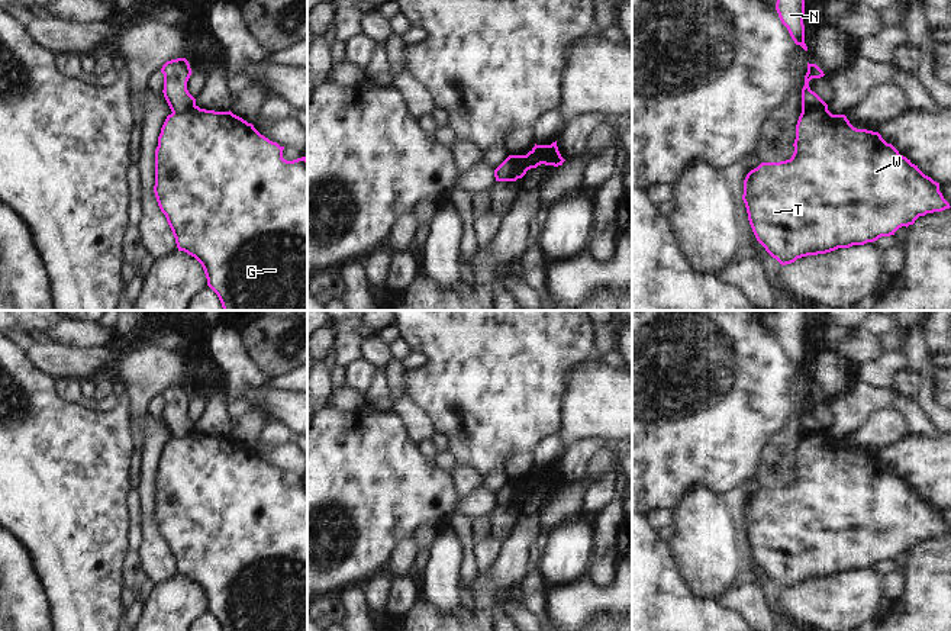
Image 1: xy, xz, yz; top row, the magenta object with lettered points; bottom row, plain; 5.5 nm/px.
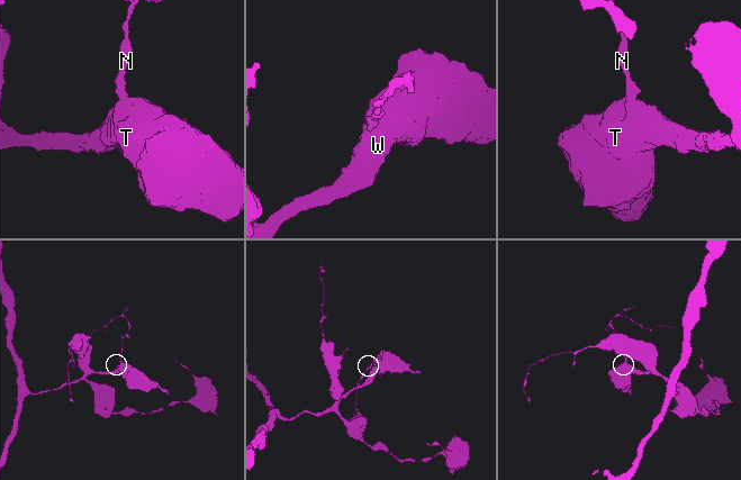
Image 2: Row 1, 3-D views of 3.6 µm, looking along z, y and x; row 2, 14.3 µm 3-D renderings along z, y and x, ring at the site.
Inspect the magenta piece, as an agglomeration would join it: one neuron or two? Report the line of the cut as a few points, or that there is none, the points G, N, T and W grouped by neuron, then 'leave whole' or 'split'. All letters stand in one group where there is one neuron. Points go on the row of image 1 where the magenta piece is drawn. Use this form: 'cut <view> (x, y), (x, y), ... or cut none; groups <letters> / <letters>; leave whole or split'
cut xz (509, 155), (513, 158), (511, 171), (513, 180); groups G T W / N; split

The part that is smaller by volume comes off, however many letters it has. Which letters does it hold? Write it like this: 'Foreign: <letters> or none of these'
Foreign: N.

